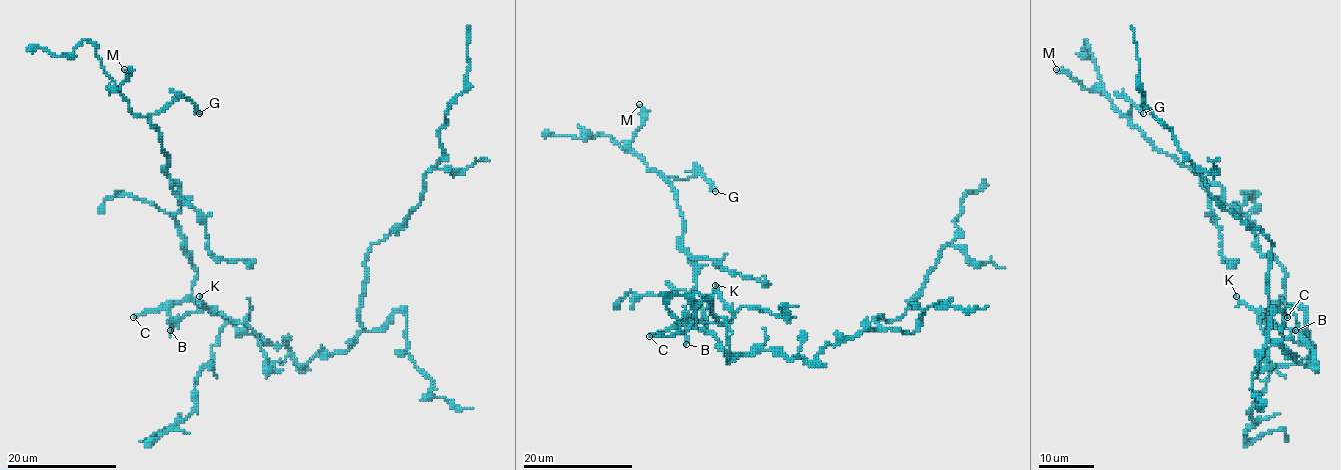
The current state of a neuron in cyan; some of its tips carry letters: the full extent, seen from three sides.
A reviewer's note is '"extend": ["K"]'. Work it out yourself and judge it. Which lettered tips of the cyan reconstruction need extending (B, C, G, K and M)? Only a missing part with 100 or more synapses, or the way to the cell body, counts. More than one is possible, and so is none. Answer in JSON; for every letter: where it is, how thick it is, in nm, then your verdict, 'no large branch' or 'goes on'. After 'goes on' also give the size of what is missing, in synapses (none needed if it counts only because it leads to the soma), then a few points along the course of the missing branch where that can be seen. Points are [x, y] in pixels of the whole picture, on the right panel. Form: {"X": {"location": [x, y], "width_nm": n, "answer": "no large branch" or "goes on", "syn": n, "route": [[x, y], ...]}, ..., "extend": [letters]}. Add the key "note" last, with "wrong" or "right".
{"B": {"location": [1295, 330], "width_nm": 180, "answer": "no large branch"}, "C": {"location": [1287, 317], "width_nm": 190, "answer": "goes on", "syn": 140}, "G": {"location": [1143, 113], "width_nm": 380, "answer": "no large branch"}, "K": {"location": [1236, 296], "width_nm": 140, "answer": "no large branch"}, "M": {"location": [1056, 69], "width_nm": 110, "answer": "no large branch"}, "extend": ["C"], "note": "wrong"}

